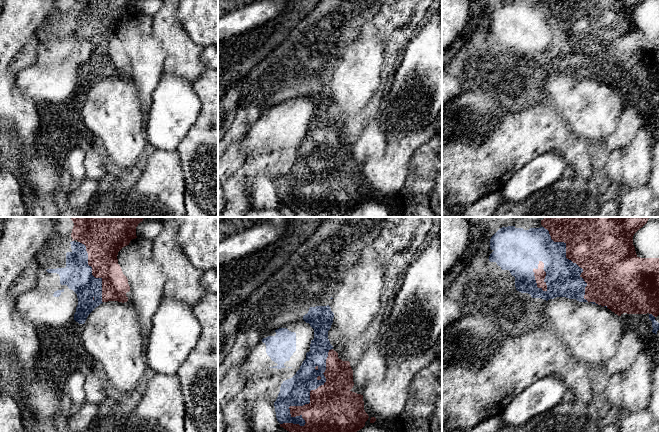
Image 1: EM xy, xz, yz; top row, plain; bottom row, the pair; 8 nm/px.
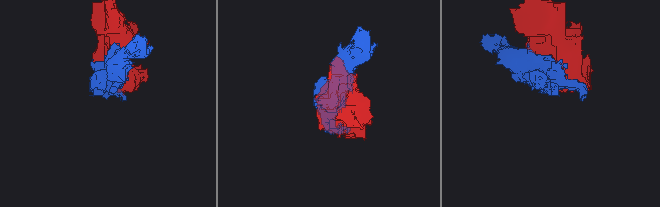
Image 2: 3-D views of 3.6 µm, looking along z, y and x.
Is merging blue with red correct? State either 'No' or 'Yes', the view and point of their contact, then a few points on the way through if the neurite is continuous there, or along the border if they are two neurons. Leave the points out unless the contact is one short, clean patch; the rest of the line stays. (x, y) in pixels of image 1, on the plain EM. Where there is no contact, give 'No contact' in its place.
No. Touches blue at xz (303, 180)

